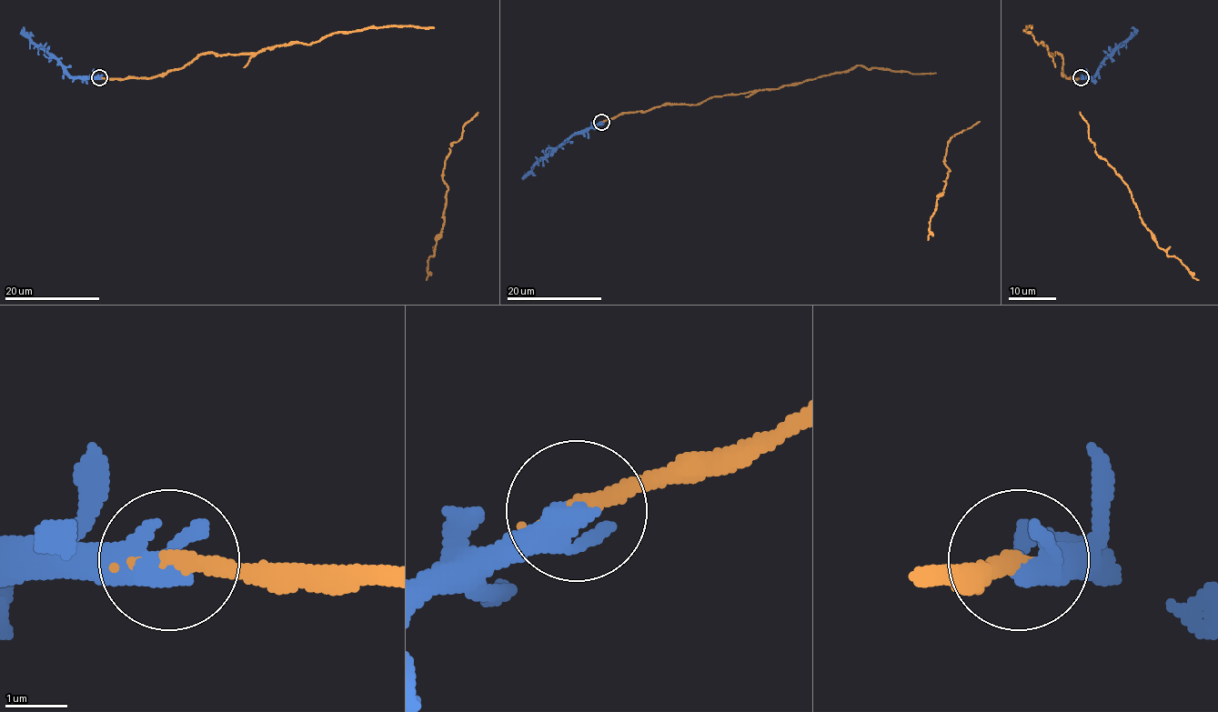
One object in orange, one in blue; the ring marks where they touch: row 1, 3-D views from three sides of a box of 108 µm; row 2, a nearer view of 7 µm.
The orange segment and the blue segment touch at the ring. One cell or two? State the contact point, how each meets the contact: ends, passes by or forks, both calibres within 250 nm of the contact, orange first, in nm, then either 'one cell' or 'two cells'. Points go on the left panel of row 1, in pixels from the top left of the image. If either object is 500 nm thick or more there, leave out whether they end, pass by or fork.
place (99, 77); orange ends; blue passes by; calibres 280 and 360 nm; two cells

